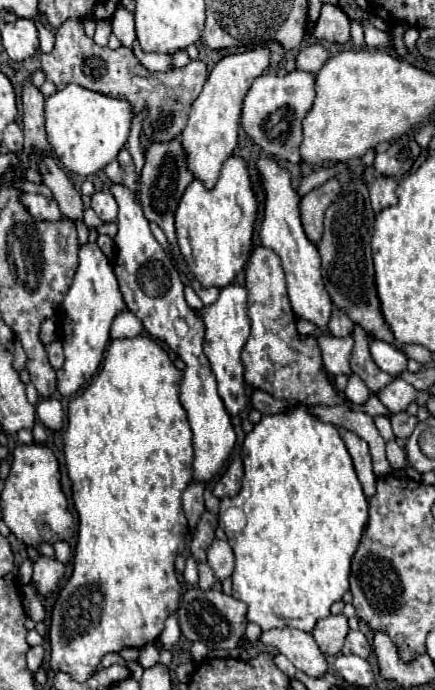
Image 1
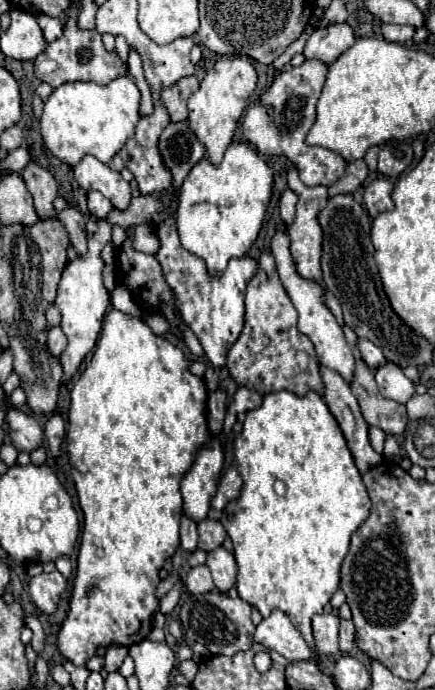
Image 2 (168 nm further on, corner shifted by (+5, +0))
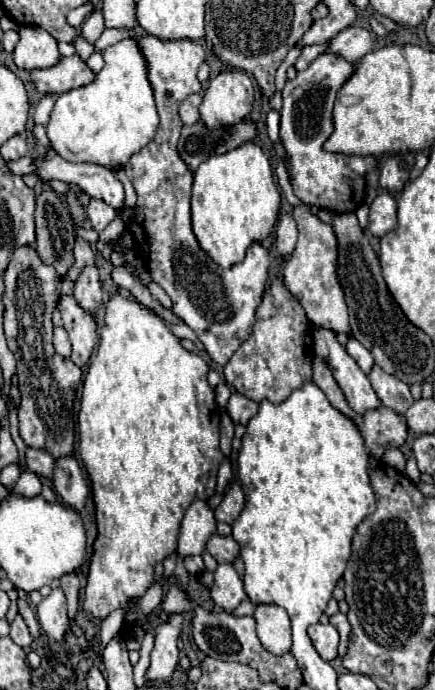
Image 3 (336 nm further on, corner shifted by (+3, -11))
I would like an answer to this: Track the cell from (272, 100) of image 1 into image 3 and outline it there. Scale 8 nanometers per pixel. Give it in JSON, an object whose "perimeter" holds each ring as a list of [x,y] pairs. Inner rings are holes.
{"perimeter":[[[321,54],[303,72],[297,72],[295,80],[287,80],[283,88],[281,110],[281,140],[289,156],[291,186],[299,200],[317,208],[329,208],[335,214],[353,212],[365,198],[365,174],[377,166],[373,156],[345,156],[329,154],[323,150],[323,142],[333,132],[333,102],[337,90],[353,74],[353,64],[335,54]]]}

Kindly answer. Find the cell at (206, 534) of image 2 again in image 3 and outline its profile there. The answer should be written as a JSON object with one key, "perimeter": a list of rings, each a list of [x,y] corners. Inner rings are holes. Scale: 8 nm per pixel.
{"perimeter":[[[213,534],[207,540],[207,552],[217,560],[217,562],[233,562],[235,556],[239,554],[239,544],[231,536],[219,536]]]}

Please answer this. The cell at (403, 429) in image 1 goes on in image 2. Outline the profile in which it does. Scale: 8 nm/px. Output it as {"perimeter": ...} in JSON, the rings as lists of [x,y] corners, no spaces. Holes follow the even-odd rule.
{"perimeter":[[[357,357],[357,371],[351,383],[351,391],[359,401],[365,421],[371,427],[379,427],[389,435],[401,435],[407,427],[405,405],[385,399],[375,383],[373,371]]]}

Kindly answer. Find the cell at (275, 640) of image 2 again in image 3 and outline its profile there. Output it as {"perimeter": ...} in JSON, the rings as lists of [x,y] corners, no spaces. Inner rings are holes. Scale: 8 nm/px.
{"perimeter":[[[261,604],[255,608],[253,618],[257,622],[257,636],[267,652],[275,656],[291,652],[291,622],[281,606]]]}

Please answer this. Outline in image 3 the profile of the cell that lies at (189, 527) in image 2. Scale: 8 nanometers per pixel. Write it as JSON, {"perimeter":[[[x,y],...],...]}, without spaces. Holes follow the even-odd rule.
{"perimeter":[[[185,556],[183,558],[183,564],[187,568],[189,574],[201,574],[203,572],[203,558],[201,556]]]}

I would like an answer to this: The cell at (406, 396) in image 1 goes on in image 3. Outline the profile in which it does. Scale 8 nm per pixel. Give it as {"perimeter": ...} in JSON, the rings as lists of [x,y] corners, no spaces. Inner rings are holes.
{"perimeter":[[[373,366],[373,370],[369,372],[369,380],[371,380],[371,386],[377,392],[383,406],[393,408],[399,414],[405,414],[409,410],[409,406],[413,404],[409,386],[405,382],[397,380],[395,376],[387,374],[379,366]]]}

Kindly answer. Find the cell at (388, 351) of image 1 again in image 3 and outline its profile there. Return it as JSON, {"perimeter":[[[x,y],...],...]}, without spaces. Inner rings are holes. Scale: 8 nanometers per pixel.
{"perimeter":[[[351,338],[351,340],[347,342],[347,346],[345,346],[345,348],[347,348],[349,356],[359,364],[359,368],[361,368],[365,374],[369,374],[369,372],[371,372],[371,368],[375,366],[371,352],[369,352],[365,346],[361,346],[355,338]]]}

